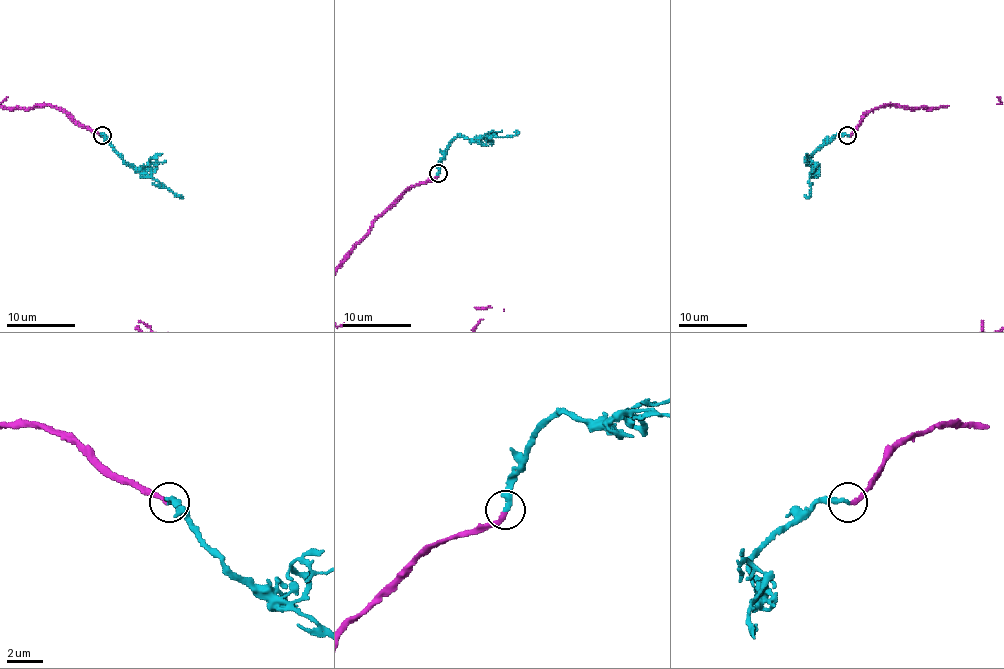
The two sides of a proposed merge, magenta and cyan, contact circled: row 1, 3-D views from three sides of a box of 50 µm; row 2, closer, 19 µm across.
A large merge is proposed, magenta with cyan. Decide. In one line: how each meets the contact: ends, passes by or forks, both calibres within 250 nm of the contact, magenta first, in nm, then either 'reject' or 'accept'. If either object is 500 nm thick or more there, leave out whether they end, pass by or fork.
magenta ends there; cyan ends there; 260 nm thick on the magenta side, 300 nm on the other; accept

